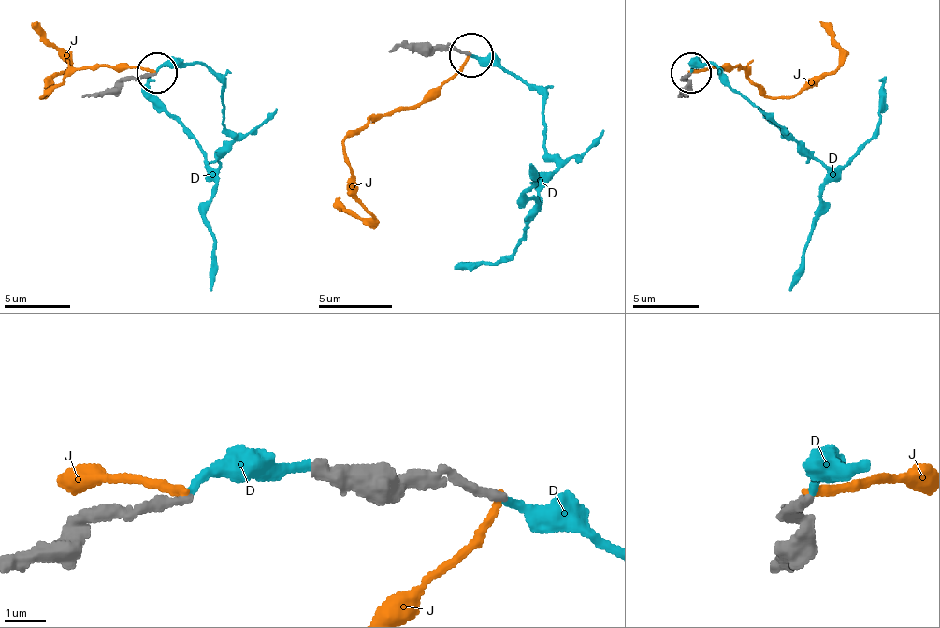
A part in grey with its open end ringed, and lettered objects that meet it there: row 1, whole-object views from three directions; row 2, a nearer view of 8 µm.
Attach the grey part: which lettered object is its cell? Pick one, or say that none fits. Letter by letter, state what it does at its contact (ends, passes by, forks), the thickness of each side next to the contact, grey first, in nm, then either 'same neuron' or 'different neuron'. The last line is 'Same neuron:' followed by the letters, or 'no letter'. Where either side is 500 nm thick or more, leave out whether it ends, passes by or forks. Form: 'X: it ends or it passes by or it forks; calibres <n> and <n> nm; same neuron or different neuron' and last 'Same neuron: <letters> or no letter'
D: it ends; calibres 220 and 190 nm; same neuron
J: it ends; calibres 240 and 180 nm; different neuron
Same neuron: D

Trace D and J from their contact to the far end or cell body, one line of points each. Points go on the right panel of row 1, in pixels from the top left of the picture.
D: (690, 74), (693, 66), (710, 64), (727, 83), (827, 167), (840, 167), (873, 134), (883, 90), (880, 80)
J: (690, 74), (740, 66), (770, 96), (813, 87), (840, 64), (840, 47), (820, 21)

